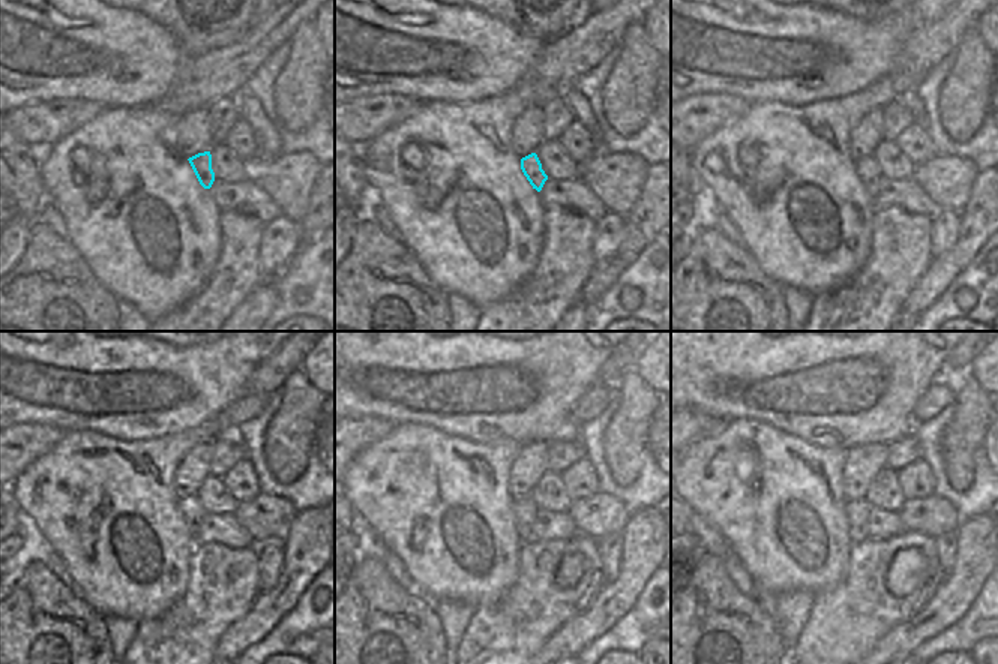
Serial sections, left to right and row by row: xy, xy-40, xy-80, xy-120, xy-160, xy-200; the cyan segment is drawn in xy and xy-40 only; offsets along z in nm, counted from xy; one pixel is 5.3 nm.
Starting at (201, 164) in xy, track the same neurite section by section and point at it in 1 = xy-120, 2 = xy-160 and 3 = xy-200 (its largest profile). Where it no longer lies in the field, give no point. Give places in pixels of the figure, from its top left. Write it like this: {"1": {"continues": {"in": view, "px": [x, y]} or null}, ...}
{"1": {"continues": {"in": "xy-120", "px": [192, 516]}}, "2": {"continues": {"in": "xy-160", "px": [524, 516]}}, "3": {"continues": {"in": "xy-200", "px": [857, 516]}}}

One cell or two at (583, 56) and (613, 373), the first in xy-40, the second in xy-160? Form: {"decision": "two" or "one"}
{"decision": "one"}

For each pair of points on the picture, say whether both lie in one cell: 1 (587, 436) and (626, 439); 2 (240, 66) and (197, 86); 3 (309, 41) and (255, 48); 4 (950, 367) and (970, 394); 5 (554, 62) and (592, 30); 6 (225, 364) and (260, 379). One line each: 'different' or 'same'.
1: different
2: same
3: different
4: different
5: same
6: different

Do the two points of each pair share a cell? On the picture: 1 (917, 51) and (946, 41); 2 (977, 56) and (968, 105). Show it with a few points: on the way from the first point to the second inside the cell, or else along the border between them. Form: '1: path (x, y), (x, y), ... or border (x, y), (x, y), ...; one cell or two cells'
1: path (925, 48), (931, 42), (938, 41); one cell
2: path (974, 68), (968, 93); one cell

